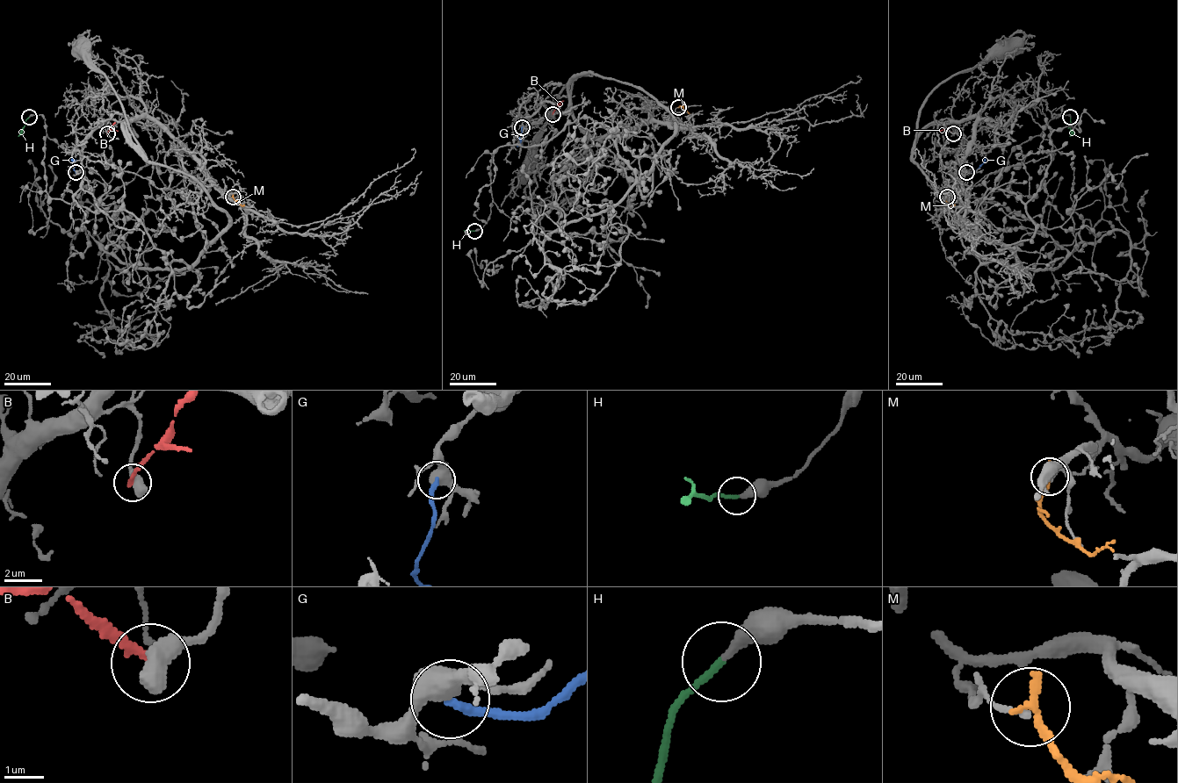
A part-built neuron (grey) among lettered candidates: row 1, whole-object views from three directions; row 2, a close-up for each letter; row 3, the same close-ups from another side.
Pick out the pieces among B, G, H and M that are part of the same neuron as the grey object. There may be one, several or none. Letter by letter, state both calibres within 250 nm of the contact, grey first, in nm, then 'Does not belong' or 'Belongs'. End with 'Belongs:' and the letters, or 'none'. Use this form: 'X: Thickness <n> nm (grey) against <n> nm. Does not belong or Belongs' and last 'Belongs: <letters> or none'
B: Thickness 650 nm (grey) against 220 nm. Does not belong
G: Thickness 500 nm (grey) against 240 nm. Does not belong
H: Thickness 240 nm (grey) against 160 nm. Belongs
M: Thickness 130 nm (grey) against 280 nm. Does not belong
Belongs: H

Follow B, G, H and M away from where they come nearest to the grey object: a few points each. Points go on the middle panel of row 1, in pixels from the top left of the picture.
B: (552, 114), (563, 101)
G: (522, 126), (520, 143), (516, 147)
H: (474, 231), (464, 230)
M: (678, 107), (681, 106), (690, 115)

